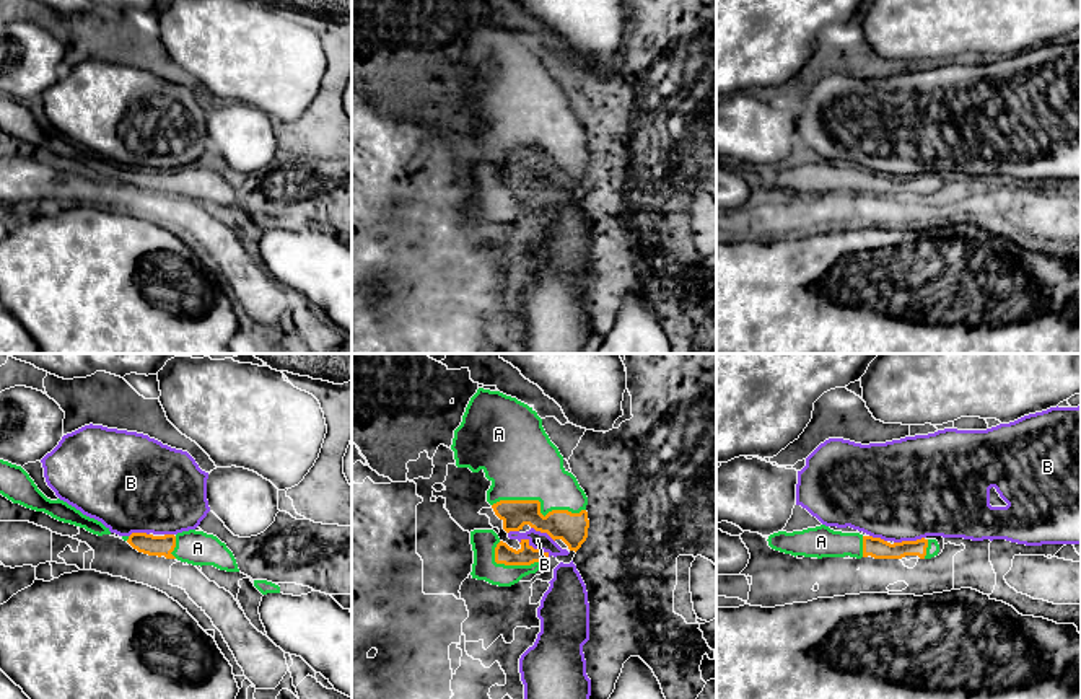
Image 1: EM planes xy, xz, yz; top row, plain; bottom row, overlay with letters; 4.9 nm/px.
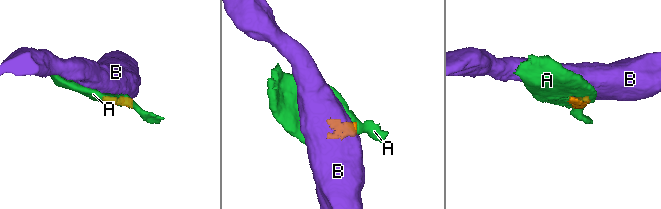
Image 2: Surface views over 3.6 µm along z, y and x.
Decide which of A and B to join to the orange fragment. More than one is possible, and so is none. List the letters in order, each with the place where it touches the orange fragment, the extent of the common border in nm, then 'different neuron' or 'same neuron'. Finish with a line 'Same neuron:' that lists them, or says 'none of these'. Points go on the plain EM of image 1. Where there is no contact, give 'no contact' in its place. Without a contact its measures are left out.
A: contact xz (539, 140); length 460 nm; same neuron
B: contact xz (533, 183); length 170 nm; different neuron
Same neuron: A

